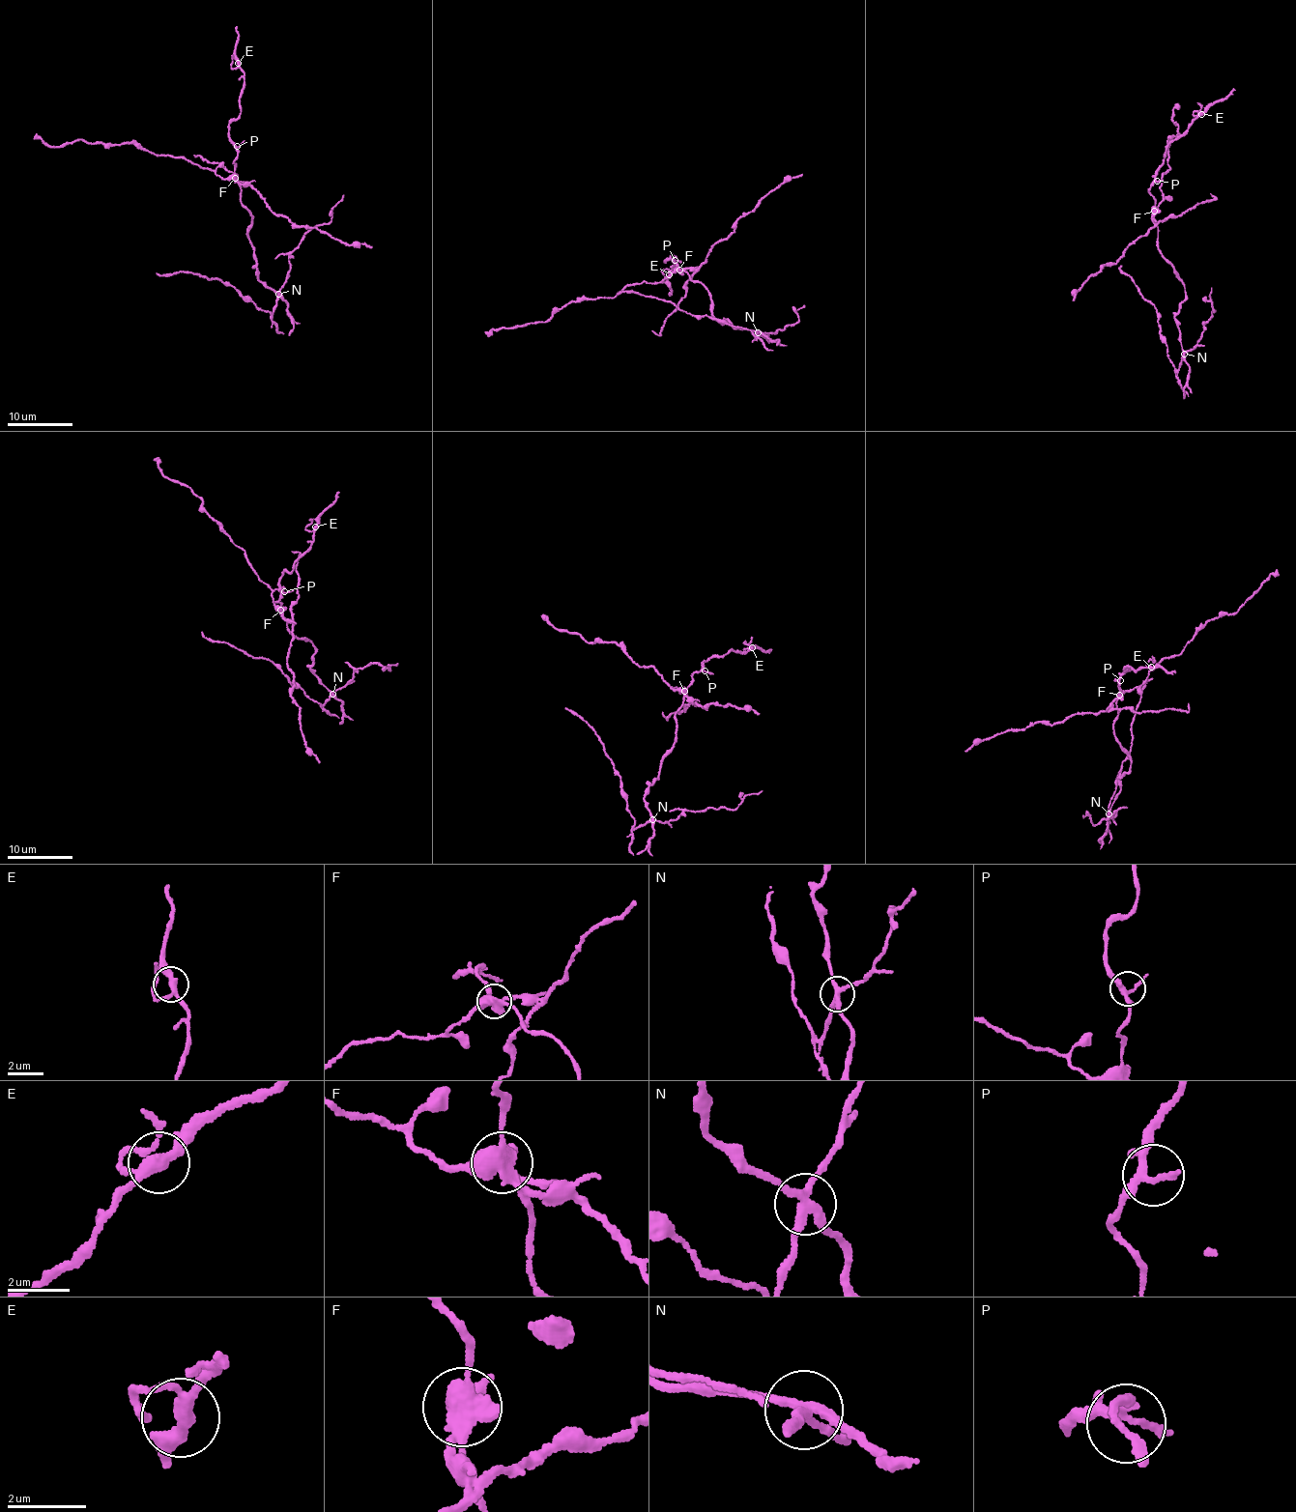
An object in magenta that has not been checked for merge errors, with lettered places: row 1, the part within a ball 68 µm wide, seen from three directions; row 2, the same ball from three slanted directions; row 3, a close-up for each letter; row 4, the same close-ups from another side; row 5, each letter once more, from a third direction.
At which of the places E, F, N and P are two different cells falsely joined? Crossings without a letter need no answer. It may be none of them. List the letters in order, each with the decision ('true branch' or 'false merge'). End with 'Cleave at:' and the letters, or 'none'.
E: true branch
F: false merge
N: false merge
P: true branch
Cleave at: F, N

